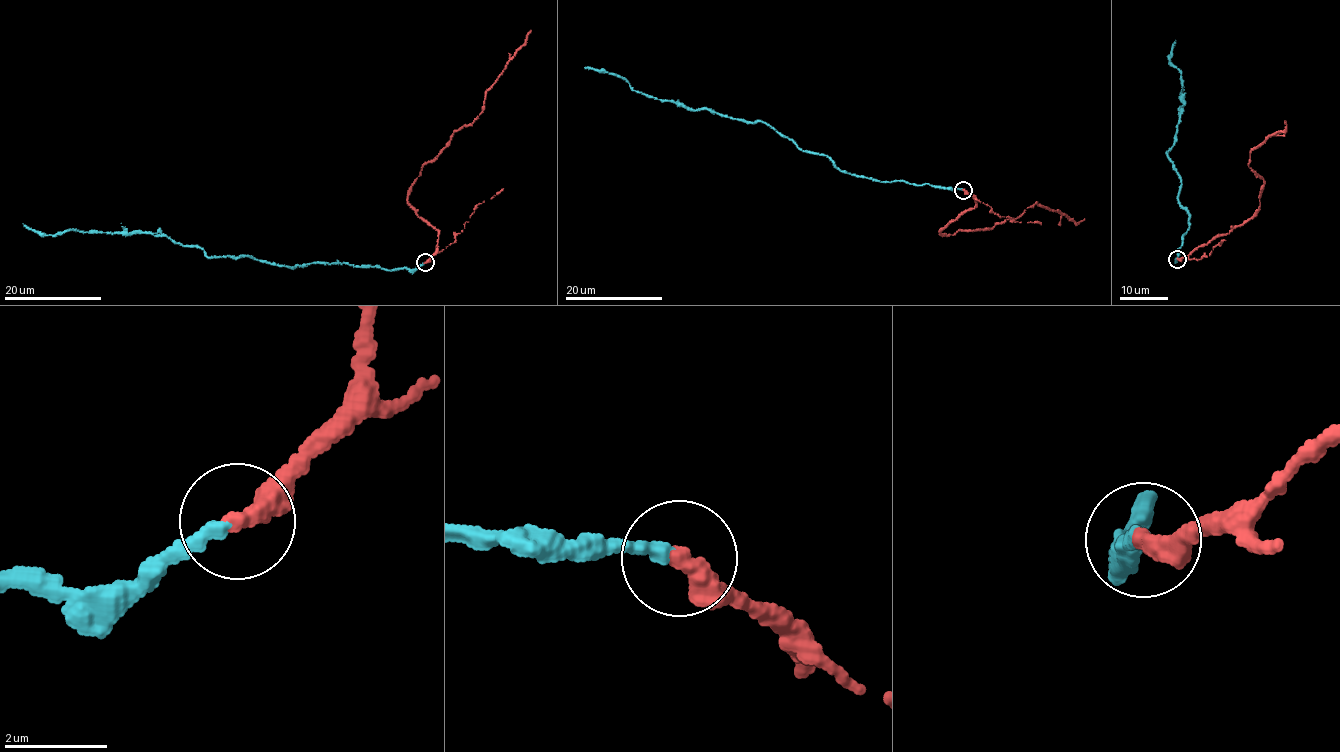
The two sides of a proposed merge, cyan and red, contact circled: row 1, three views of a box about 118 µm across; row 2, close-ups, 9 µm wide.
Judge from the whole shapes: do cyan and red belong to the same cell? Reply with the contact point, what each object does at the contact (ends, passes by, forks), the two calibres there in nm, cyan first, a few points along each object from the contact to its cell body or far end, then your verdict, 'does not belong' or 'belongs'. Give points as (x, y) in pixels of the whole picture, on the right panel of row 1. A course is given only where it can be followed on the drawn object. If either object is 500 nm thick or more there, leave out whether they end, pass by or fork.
(1177, 259) | cyan ends | red ends | 280/440 nm | cyan via (1177, 259), (1189, 227), (1167, 153), (1185, 101), (1181, 74), (1169, 60), (1175, 40) | red via (1177, 259), (1229, 233), (1255, 214), (1260, 206), (1263, 180), (1248, 163), (1252, 149), (1285, 130), (1284, 121) | belongs

